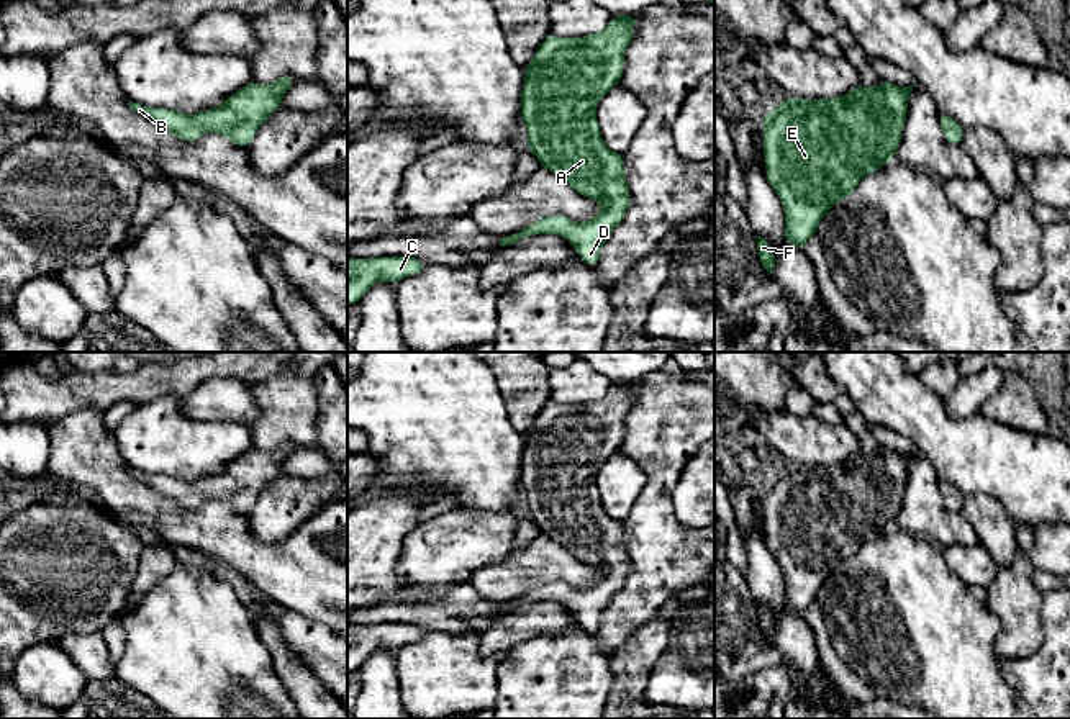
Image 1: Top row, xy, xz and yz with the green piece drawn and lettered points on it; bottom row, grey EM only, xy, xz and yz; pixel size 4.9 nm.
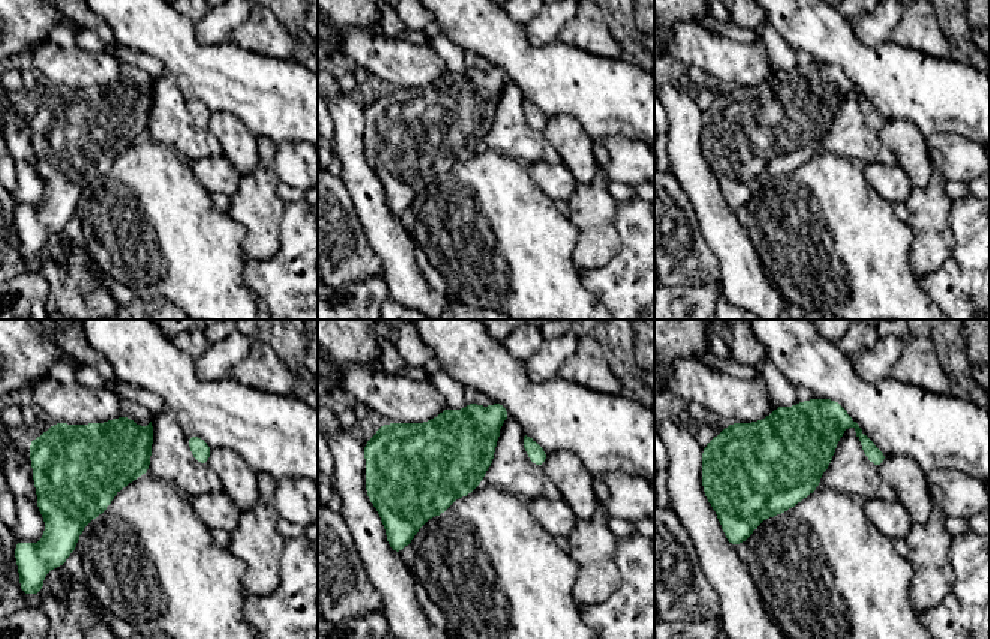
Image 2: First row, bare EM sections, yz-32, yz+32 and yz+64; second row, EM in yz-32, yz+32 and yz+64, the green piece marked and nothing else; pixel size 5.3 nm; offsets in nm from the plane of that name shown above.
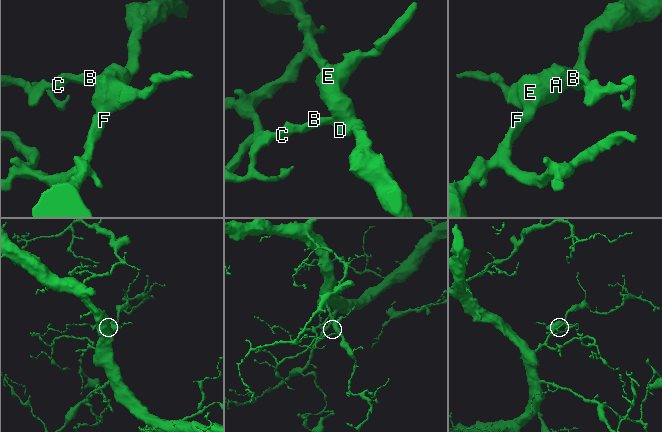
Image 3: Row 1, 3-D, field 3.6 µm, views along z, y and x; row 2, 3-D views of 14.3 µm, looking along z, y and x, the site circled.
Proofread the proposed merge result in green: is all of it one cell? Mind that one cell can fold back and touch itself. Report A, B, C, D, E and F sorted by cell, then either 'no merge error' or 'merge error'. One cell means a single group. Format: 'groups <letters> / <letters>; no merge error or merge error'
groups A B C D E F; no merge error

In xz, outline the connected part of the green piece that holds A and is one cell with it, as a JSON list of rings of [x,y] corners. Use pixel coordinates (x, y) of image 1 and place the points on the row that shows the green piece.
[[[613,15],[603,31],[585,38],[549,34],[524,67],[521,118],[528,131],[526,147],[537,157],[541,169],[564,179],[582,197],[598,201],[601,210],[585,223],[575,223],[564,215],[544,216],[511,236],[498,237],[496,249],[537,234],[560,234],[587,265],[598,264],[603,244],[628,211],[631,195],[624,157],[605,144],[595,110],[600,100],[619,85],[636,21],[637,15]]]

